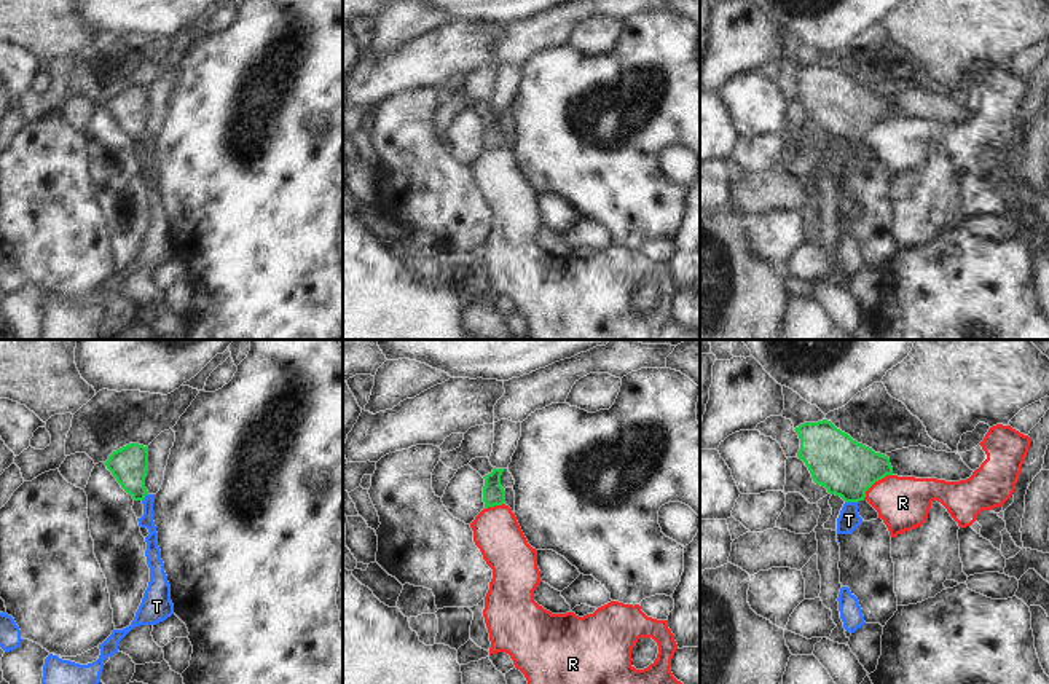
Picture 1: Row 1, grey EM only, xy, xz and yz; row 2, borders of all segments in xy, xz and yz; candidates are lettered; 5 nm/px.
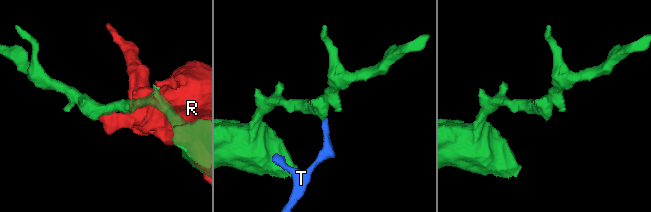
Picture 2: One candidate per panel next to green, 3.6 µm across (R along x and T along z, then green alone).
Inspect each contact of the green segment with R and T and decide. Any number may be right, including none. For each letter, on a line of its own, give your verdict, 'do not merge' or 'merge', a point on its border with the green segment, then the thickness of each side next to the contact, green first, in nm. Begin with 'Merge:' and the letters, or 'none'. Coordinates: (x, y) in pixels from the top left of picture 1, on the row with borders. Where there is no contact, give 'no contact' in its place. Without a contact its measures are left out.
Merge: T
R: do not merge; meets green in yz at (874, 482); 280 nm thick on the green side, 280 nm on the other
T: merge; meets green in yz at (852, 501); 280 nm thick on the green side, 110 nm on the other

